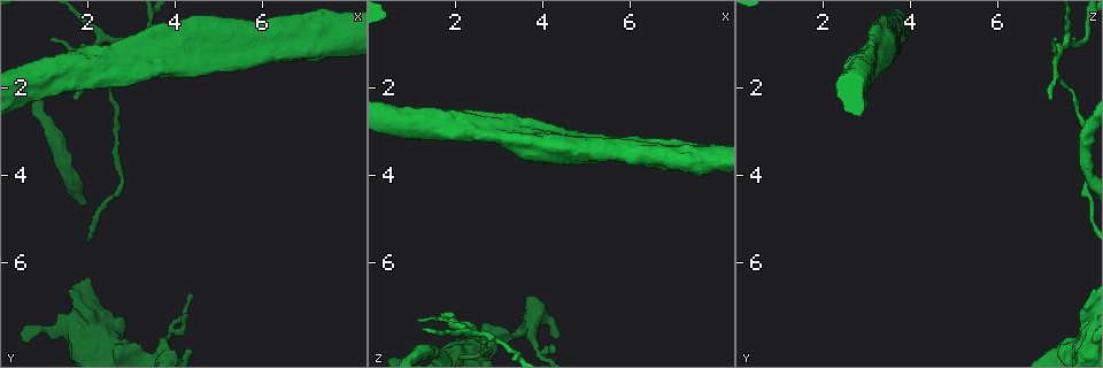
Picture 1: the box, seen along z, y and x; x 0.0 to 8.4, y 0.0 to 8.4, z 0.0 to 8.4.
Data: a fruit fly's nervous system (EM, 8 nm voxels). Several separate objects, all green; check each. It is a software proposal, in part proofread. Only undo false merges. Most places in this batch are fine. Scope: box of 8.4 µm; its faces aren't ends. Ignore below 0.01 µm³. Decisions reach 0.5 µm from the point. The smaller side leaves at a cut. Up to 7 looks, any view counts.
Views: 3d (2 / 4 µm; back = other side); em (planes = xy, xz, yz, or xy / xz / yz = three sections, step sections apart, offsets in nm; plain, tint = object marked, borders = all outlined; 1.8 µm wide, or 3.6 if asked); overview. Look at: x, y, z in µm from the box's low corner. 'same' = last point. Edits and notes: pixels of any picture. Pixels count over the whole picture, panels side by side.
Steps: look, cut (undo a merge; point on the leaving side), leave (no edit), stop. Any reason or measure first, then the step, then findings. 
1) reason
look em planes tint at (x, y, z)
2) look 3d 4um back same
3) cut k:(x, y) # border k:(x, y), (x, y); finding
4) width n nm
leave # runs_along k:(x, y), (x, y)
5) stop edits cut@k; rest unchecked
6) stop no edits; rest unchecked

calibre changes
look 3d 4um at (5.60, 1.00, 3.35)

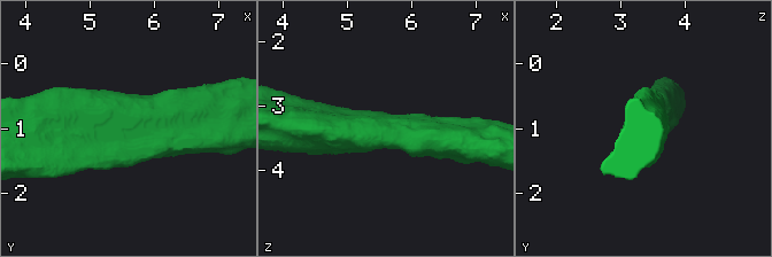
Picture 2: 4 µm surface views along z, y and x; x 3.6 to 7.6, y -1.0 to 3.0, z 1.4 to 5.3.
shape alone is not enough
look em 3.6um xz step 4 plain at (5.60, 1.00, 3.35)

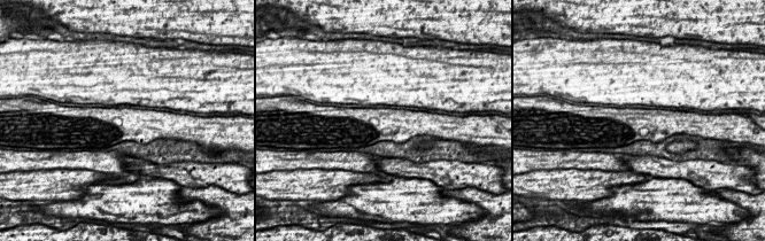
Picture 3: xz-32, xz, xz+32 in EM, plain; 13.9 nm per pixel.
where the object lies
look em 3.6um xz step 4 tint same

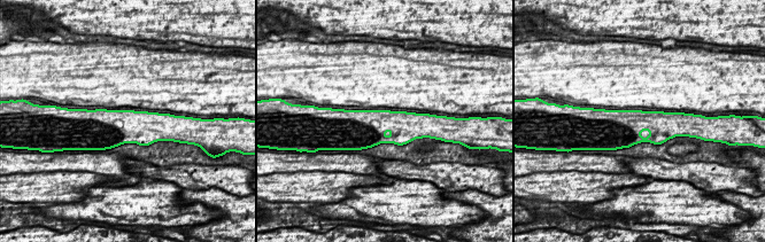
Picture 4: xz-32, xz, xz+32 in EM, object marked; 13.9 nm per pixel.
width 480 nm
leave # continuous, no second neuron

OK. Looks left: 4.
calibre changes
look em xy step 4 plain at (3.25, 1.30, 3.05)

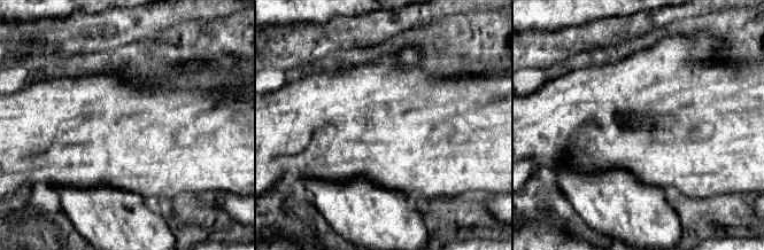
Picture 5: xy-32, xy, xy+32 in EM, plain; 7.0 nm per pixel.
look em xy step 4 tint same

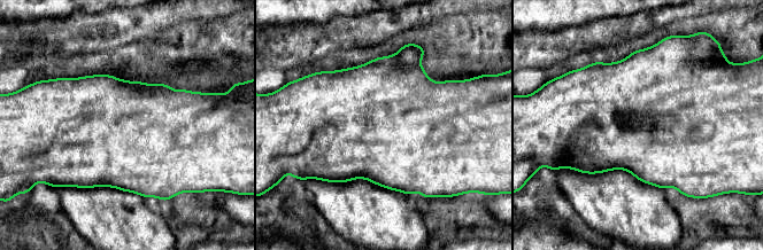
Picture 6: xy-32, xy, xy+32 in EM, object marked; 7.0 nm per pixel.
width 750 nm
leave # one neuron here

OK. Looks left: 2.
four arms meet
look em 3.6um planes tint at (3.80, 7.85, 7.60)

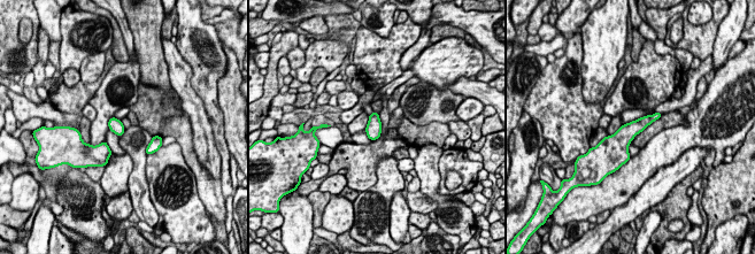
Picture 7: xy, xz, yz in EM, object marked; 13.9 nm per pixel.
width 200 nm
leave # one neuron here

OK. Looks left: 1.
stop no edits; rest unchecked

